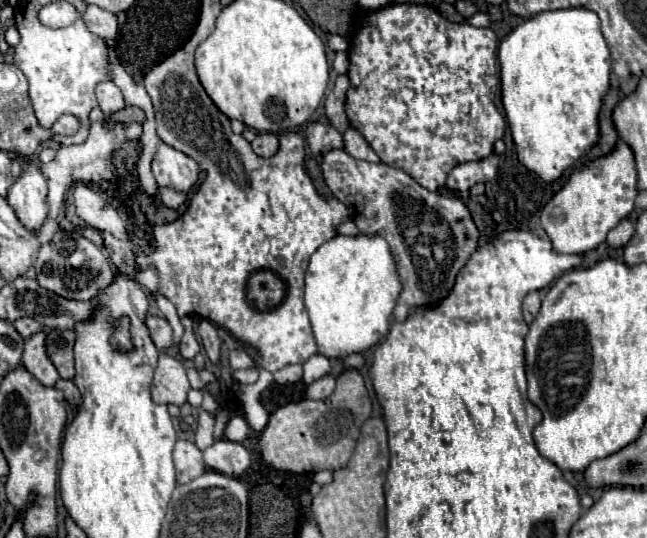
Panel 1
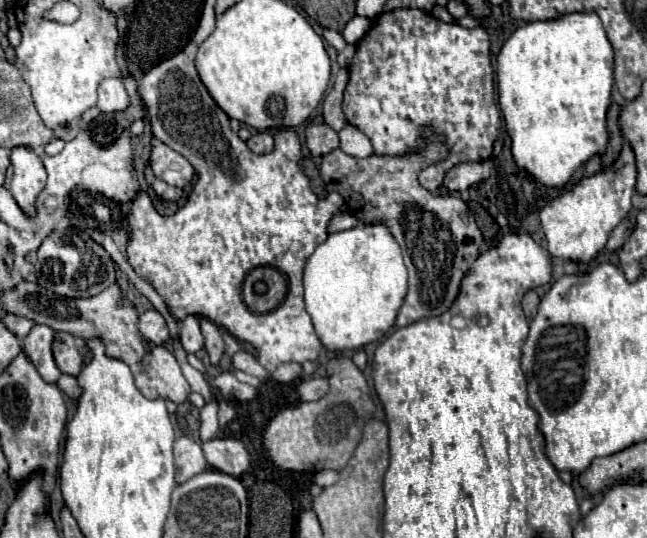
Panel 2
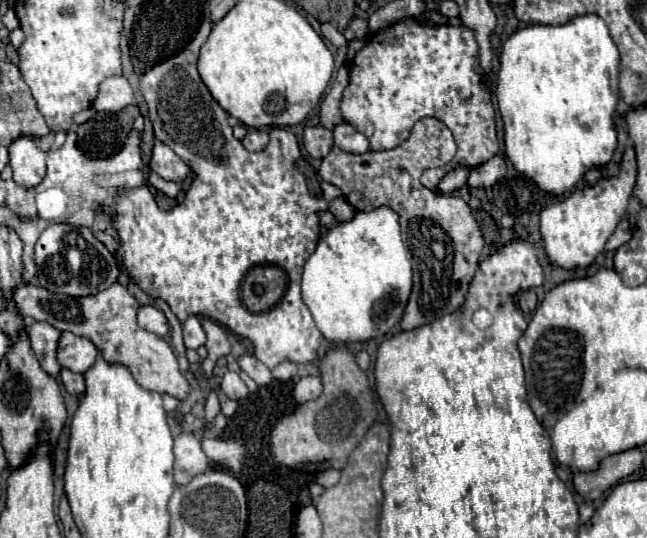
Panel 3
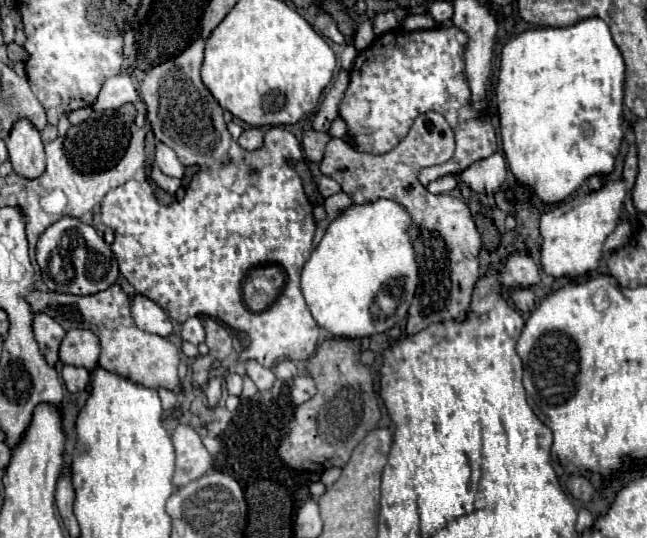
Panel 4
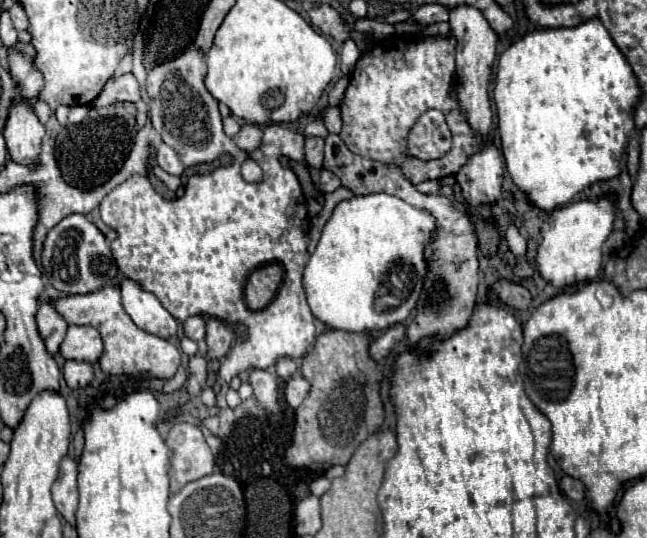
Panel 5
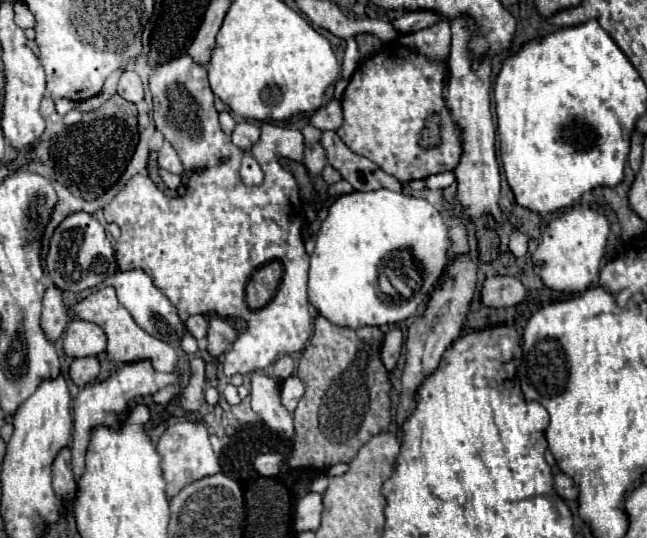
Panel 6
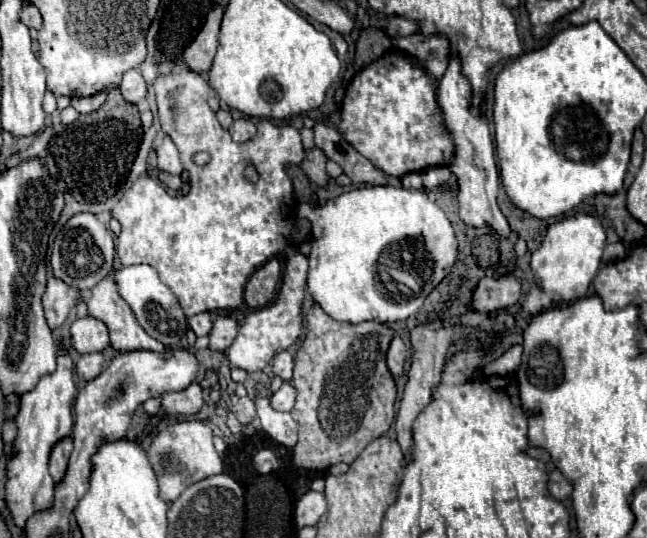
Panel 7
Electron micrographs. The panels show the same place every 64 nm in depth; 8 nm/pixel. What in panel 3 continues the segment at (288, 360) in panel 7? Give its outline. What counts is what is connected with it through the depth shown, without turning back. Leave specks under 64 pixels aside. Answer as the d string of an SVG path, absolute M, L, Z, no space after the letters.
M282 362L282 364L278 364L278 366L272 370L272 376L274 376L276 380L286 382L286 380L296 378L296 372L298 372L298 368L296 368L294 362Z

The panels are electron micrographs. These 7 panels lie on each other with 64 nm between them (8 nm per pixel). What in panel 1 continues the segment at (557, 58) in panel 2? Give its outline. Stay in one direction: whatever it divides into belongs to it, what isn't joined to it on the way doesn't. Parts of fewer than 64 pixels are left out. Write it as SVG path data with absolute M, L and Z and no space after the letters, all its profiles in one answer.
M586 8L538 12L502 38L497 59L502 78L502 104L518 150L518 160L546 182L554 182L598 140L598 112L610 86L610 52L600 32L600 18Z

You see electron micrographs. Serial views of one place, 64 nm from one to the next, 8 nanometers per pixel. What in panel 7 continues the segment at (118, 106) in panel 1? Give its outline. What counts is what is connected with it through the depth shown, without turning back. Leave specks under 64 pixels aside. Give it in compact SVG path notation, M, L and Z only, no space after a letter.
M128 70L124 76L122 76L122 82L118 86L118 90L122 92L124 100L136 104L140 102L142 98L146 98L146 82L144 78L140 76L138 70Z

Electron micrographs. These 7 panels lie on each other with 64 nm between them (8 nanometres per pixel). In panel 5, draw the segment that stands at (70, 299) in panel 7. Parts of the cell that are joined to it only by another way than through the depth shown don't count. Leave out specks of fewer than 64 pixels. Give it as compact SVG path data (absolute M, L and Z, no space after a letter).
M42 304L38 308L36 324L38 324L38 332L40 332L40 338L44 340L48 354L56 356L58 348L60 348L64 336L66 336L68 324L64 322L64 318L58 316L58 312L50 304Z

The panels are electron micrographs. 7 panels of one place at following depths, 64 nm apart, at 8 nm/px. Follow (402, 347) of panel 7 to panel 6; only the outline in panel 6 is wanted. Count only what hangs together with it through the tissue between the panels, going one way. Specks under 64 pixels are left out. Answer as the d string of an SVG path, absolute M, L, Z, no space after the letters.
M392 328L384 336L382 350L380 350L380 358L382 358L382 364L388 370L392 370L396 366L398 356L400 356L400 328Z

